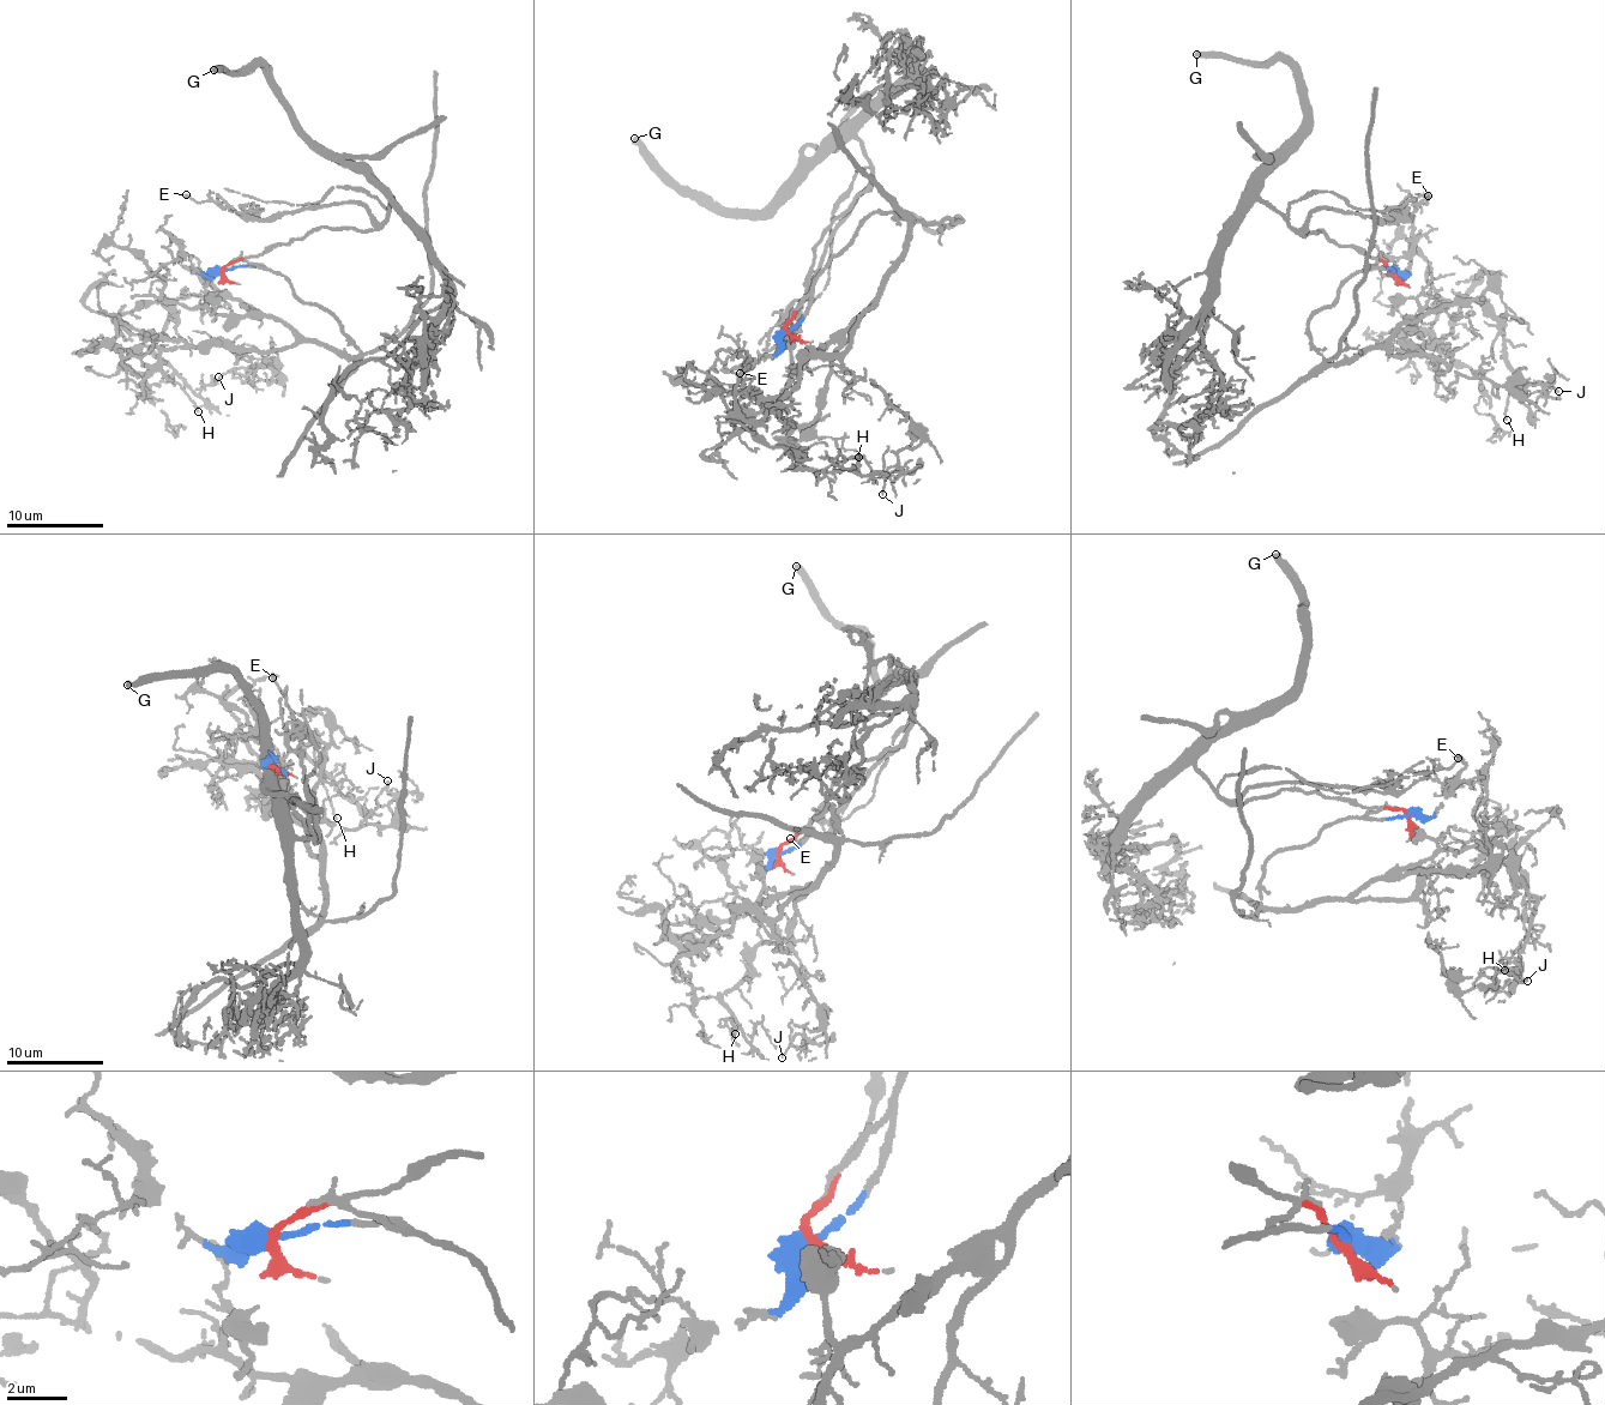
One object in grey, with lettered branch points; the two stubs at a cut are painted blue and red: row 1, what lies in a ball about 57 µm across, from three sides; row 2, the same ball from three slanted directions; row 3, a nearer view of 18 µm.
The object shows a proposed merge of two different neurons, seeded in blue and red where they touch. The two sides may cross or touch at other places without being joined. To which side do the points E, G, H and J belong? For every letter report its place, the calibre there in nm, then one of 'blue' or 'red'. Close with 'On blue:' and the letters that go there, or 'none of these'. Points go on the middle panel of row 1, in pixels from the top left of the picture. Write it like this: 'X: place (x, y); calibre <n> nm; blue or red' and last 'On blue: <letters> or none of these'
E: place (740, 373); calibre 190 nm; red
G: place (634, 138); calibre 460 nm; red
H: place (858, 457); calibre 130 nm; blue
J: place (882, 494); calibre 110 nm; blue
On blue: H, J

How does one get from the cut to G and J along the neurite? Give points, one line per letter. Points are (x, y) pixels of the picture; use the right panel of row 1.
G: (1392, 271), (1321, 230), (1302, 237), (1259, 190), (1303, 122), (1295, 70), (1281, 60), (1232, 61), (1195, 53)
J: (1392, 271), (1351, 272), (1315, 311), (1321, 359), (1379, 348), (1557, 391)

